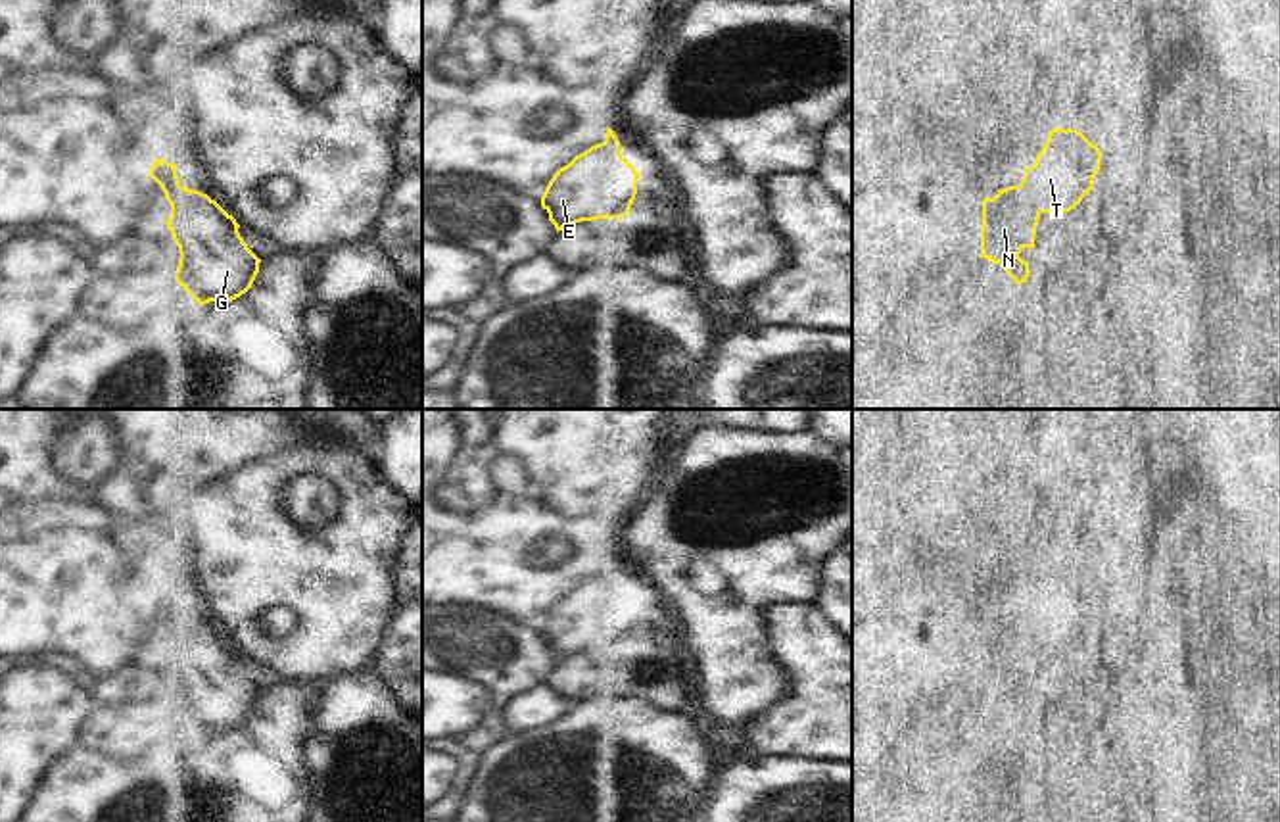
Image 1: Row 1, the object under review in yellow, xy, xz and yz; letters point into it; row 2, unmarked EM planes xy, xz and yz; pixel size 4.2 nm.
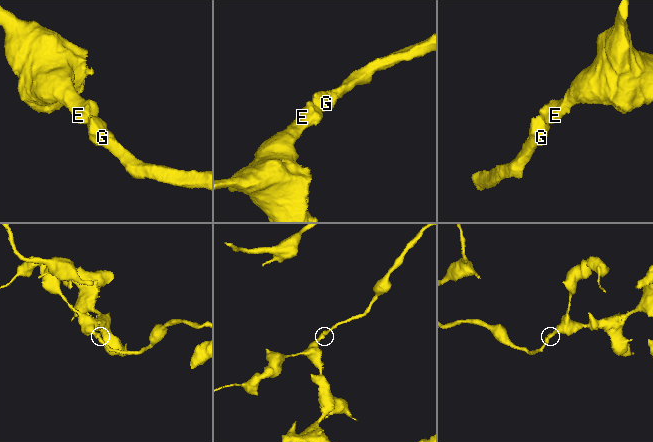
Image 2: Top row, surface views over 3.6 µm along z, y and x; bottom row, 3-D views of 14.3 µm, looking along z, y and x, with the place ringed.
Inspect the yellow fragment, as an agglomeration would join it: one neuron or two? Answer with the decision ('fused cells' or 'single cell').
single cell

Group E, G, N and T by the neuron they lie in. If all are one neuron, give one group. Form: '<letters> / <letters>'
E G N T

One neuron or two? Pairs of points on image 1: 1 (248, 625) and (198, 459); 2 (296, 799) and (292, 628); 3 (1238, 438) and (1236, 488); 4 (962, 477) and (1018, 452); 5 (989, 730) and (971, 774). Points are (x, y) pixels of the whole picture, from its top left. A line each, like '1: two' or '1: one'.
1: two
2: two
3: two
4: one
5: two

